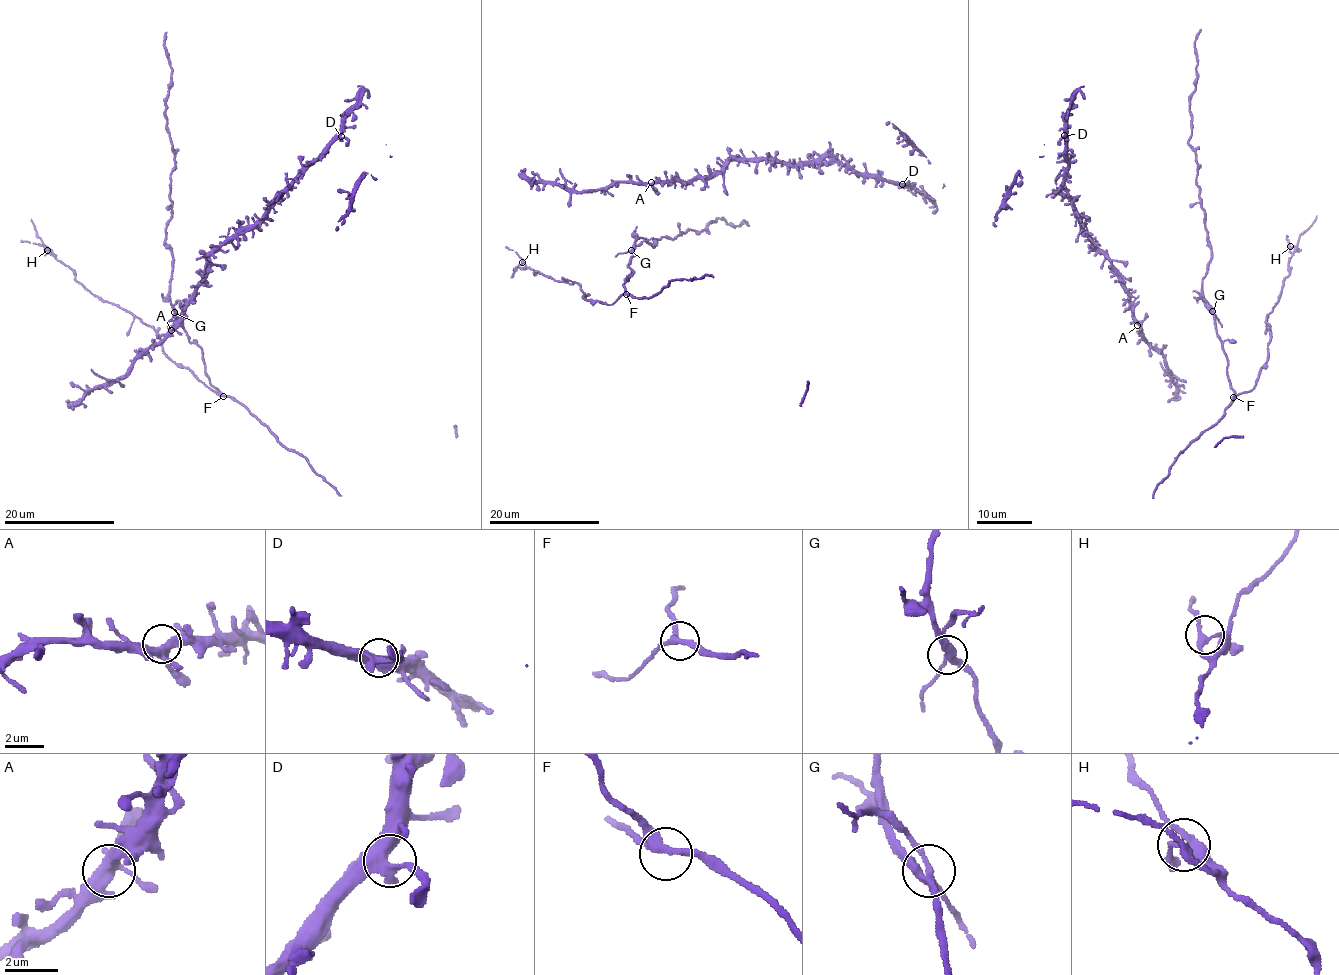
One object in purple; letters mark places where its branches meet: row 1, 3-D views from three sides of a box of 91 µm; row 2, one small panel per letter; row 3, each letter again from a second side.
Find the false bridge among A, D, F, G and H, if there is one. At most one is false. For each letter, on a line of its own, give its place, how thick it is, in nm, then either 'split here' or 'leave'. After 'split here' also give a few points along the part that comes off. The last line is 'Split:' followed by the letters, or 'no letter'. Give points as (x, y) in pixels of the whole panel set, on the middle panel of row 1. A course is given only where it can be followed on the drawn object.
A: place (651, 182); calibre 400 nm; leave
D: place (902, 184); calibre 420 nm; leave
F: place (626, 294); calibre 280 nm; leave
G: place (631, 250); calibre 280 nm; split here; course (632, 250), (652, 237)
H: place (522, 262); calibre 240 nm; leave
Split: G

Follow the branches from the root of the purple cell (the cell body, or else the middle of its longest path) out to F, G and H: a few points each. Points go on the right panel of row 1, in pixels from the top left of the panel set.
F: (1198, 299), (1211, 307), (1217, 335), (1226, 358), (1233, 397)
G: (1198, 299), (1210, 305), (1212, 310)
H: (1198, 299), (1211, 307), (1229, 384), (1236, 394), (1246, 393), (1267, 361), (1266, 317), (1290, 273), (1290, 246)

